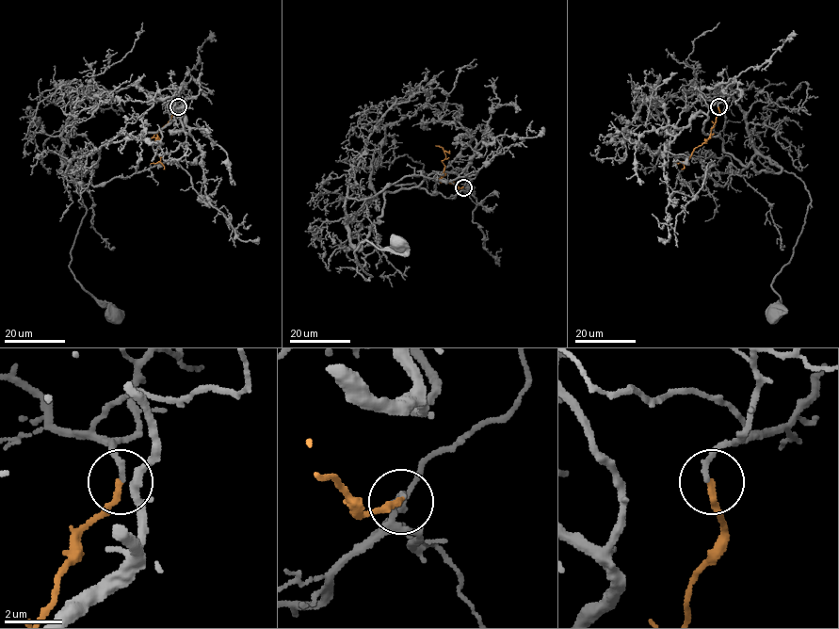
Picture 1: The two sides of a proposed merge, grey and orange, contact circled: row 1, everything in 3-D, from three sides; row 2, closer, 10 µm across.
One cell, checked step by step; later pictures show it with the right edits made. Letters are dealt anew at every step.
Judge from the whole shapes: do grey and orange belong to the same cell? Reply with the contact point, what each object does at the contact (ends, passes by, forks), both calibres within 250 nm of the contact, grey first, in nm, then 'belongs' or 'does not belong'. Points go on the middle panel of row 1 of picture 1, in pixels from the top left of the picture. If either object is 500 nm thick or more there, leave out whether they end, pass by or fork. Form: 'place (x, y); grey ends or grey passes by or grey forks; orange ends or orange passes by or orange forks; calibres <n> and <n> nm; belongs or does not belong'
place (463, 187); grey ends; orange ends; calibres 200 and 200 nm; belongs

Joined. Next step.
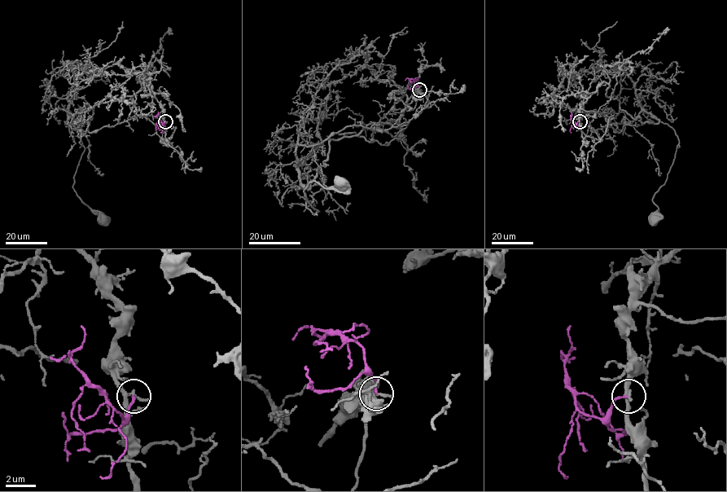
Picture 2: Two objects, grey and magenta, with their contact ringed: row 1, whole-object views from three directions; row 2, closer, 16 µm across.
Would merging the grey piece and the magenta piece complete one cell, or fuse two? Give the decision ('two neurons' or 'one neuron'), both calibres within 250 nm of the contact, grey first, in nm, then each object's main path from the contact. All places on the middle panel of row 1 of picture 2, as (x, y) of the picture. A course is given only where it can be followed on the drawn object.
two neurons; 240 nm thick on the grey side, 150 nm on the other; grey runs (419, 90), (397, 125), (371, 123), (329, 142), (306, 206), (318, 211), (305, 199), (308, 184), (343, 184); magenta runs (419, 90), (417, 81), (411, 79), (409, 82)

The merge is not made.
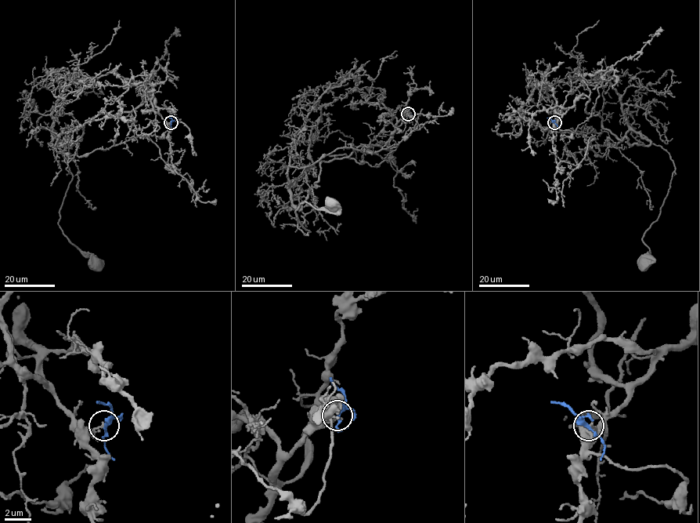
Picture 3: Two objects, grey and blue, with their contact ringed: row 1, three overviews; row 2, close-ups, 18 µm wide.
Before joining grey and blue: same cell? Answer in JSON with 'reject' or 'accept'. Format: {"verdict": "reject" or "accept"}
{"verdict": "reject"}

